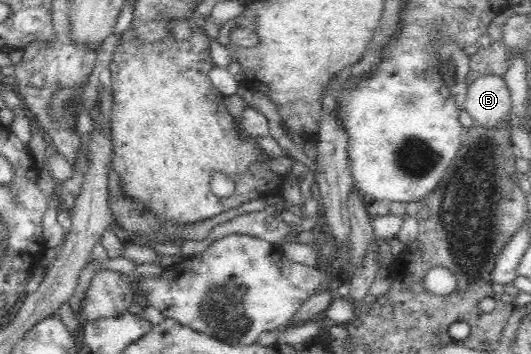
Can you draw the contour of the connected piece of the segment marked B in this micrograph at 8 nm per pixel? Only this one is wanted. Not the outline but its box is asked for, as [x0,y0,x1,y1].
[465,72,511,125]

